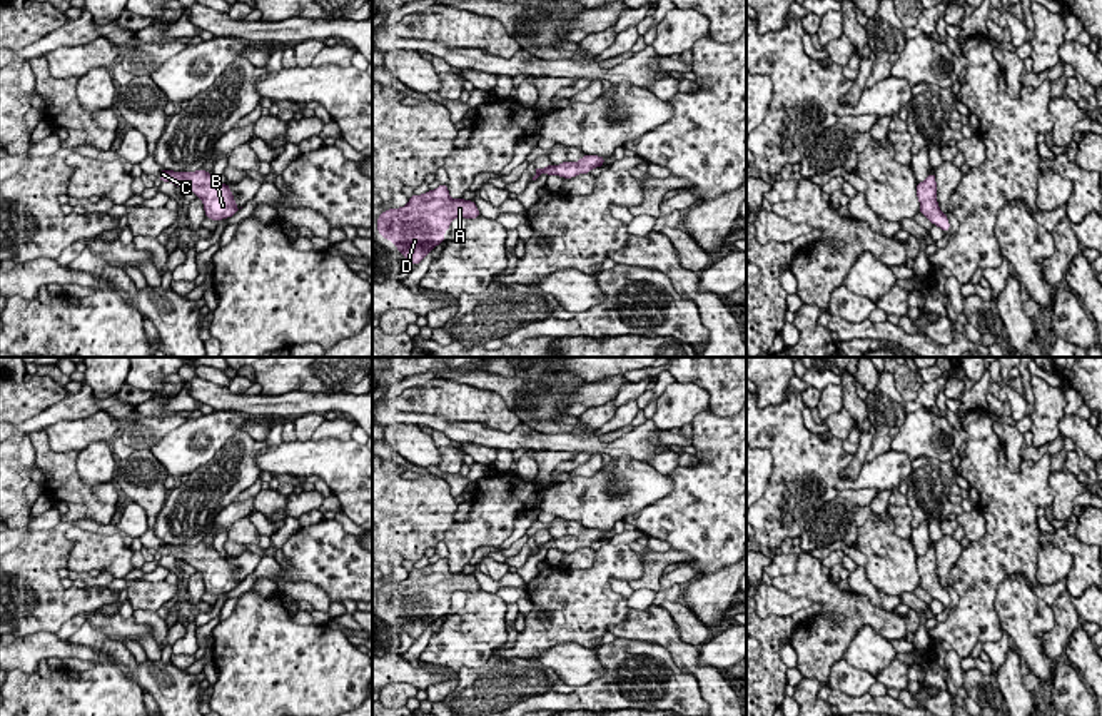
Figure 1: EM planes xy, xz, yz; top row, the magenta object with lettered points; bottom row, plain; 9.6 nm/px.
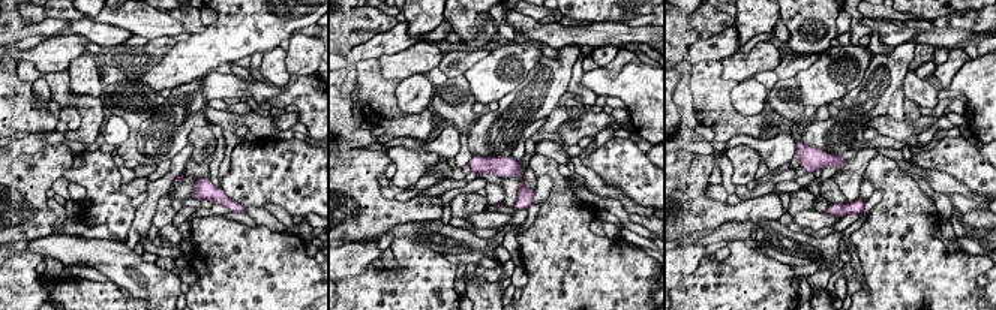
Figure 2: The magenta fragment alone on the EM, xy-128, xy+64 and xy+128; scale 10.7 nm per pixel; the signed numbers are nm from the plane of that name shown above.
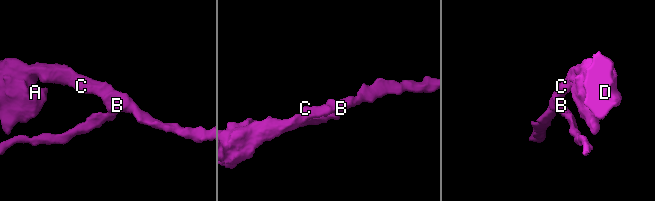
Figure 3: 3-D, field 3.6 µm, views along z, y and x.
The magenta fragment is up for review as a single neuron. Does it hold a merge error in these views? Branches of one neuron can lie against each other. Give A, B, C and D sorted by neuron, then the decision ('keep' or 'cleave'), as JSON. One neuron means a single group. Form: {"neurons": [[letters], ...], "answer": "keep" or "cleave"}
{"neurons": [["A", "B", "C", "D"]], "answer": "keep"}

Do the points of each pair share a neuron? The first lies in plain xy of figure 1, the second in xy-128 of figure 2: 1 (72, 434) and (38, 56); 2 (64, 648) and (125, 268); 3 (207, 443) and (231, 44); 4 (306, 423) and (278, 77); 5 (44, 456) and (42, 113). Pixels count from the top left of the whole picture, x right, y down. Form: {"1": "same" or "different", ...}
{"1": "same", "2": "same", "3": "same", "4": "same", "5": "different"}

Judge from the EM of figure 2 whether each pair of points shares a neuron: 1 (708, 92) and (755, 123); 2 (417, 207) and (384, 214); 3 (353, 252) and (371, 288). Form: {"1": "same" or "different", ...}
{"1": "same", "2": "same", "3": "different"}

